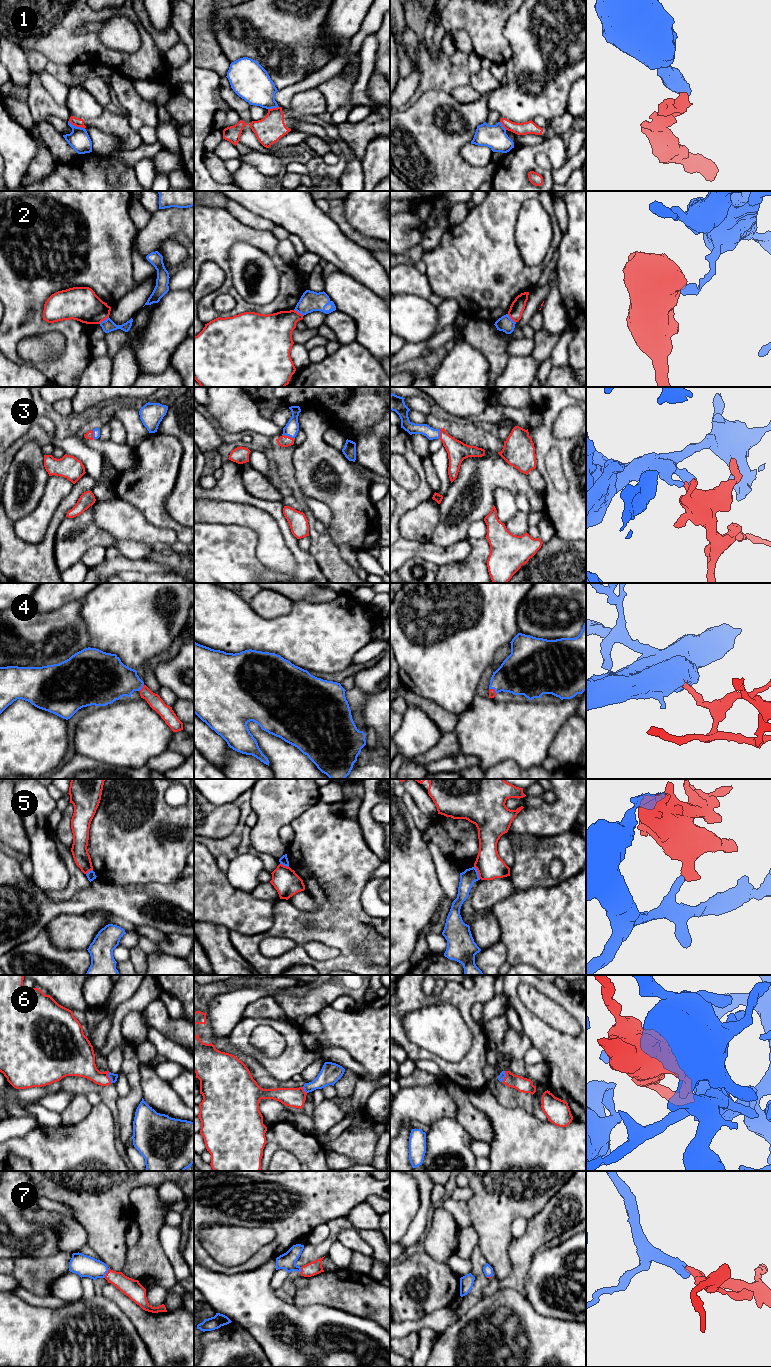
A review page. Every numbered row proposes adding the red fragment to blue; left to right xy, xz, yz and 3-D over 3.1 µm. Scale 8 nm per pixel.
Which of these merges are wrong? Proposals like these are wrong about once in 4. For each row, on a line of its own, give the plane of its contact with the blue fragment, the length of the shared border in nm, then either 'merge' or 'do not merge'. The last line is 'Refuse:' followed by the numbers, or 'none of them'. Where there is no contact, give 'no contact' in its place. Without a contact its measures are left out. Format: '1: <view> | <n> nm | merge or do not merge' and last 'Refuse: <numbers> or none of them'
1: xy | 150 nm | do not merge
2: xy | 100 nm | do not merge
3: xz | 110 nm | merge
4: xy | 70 nm | merge
5: yz | 120 nm | do not merge
6: xy | 90 nm | merge
7: xy | 90 nm | merge
Refuse: 1, 2, 5

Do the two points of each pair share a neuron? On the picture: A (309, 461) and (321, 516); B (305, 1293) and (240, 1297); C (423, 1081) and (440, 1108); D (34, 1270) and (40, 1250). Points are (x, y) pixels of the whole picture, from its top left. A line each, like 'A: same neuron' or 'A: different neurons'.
A: different neurons
B: different neurons
C: different neurons
D: different neurons

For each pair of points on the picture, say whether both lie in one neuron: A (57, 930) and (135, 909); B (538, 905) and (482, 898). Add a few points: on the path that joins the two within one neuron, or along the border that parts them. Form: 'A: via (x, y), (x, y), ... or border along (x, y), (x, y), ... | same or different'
A: border along (95, 910), (92, 912) | different
B: border along (514, 889), (508, 896), (496, 901), (491, 906) | different

